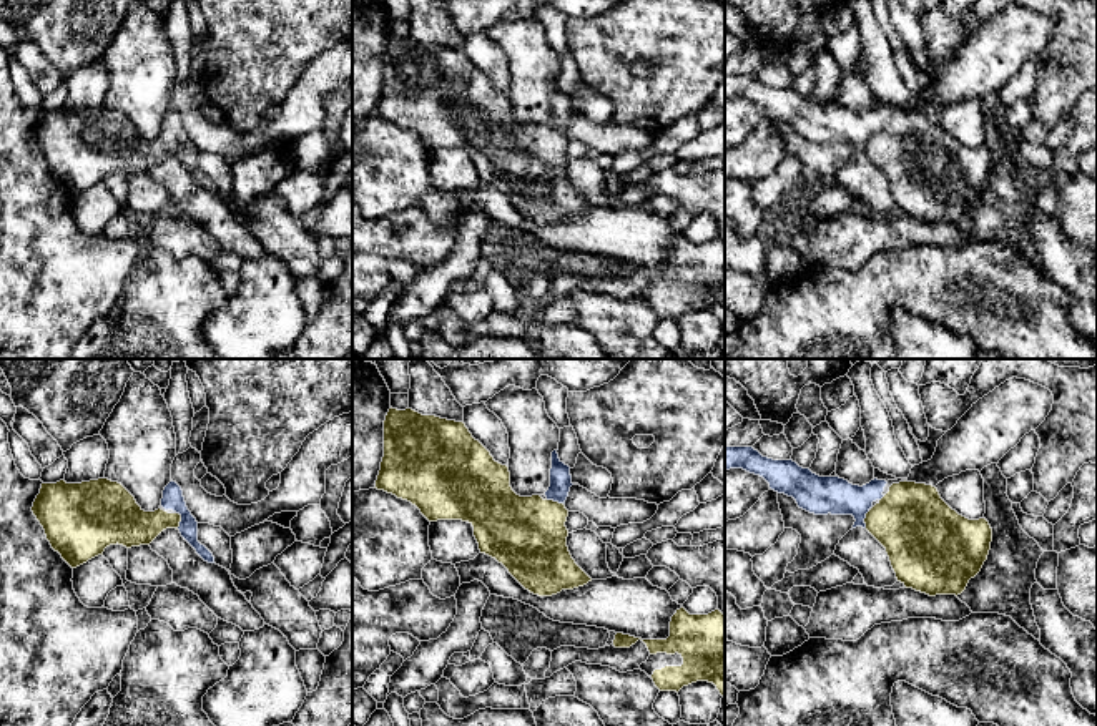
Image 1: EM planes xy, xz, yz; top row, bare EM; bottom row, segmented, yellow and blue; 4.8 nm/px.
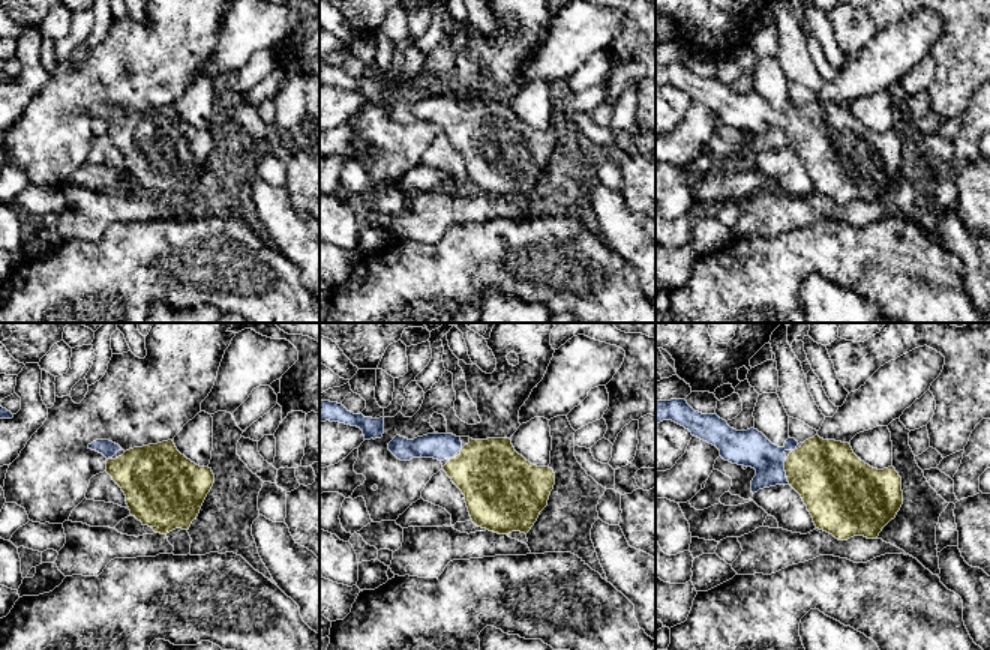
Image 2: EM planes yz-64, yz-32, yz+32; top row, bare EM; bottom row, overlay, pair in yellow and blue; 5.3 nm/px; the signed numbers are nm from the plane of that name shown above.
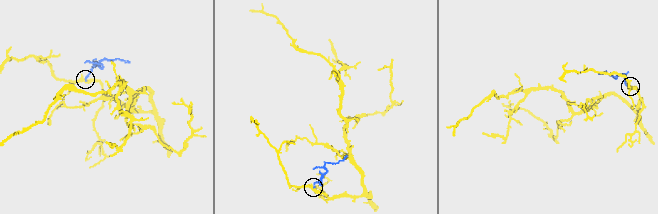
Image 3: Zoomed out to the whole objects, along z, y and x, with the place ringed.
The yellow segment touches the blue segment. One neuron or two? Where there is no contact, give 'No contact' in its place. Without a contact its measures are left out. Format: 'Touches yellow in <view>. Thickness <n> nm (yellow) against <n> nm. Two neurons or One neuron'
Touches yellow in xy. Thickness 200 nm (yellow) against 100 nm. One neuron

